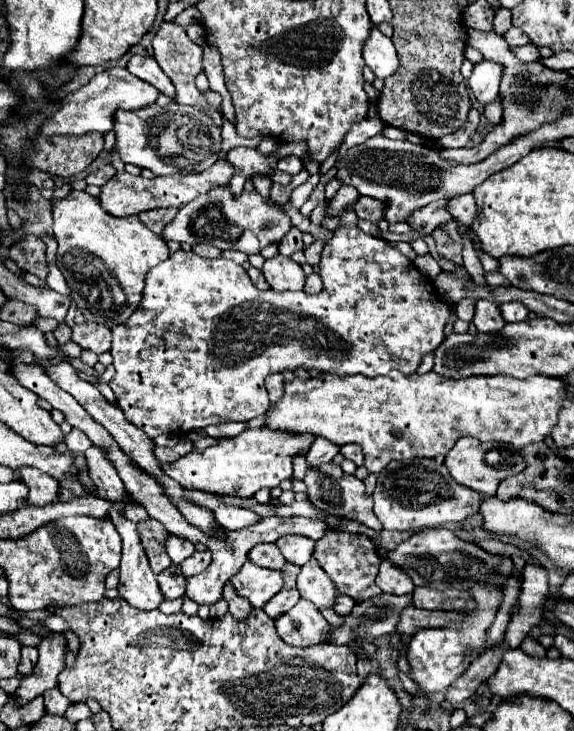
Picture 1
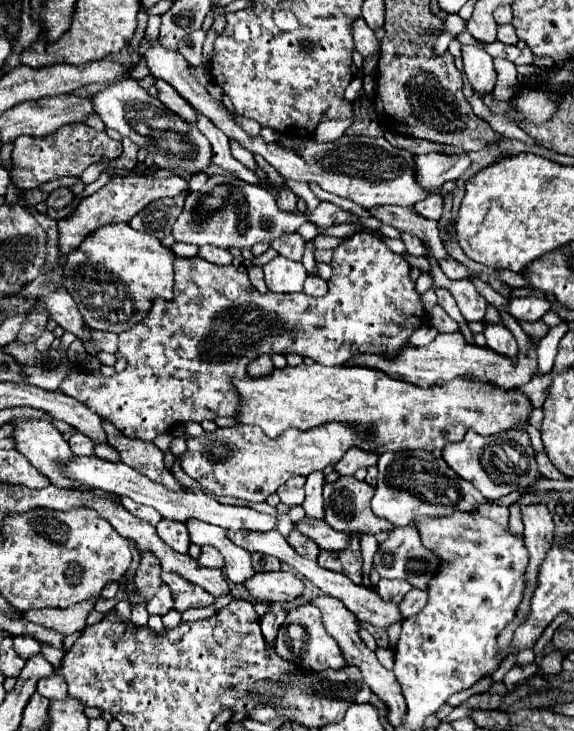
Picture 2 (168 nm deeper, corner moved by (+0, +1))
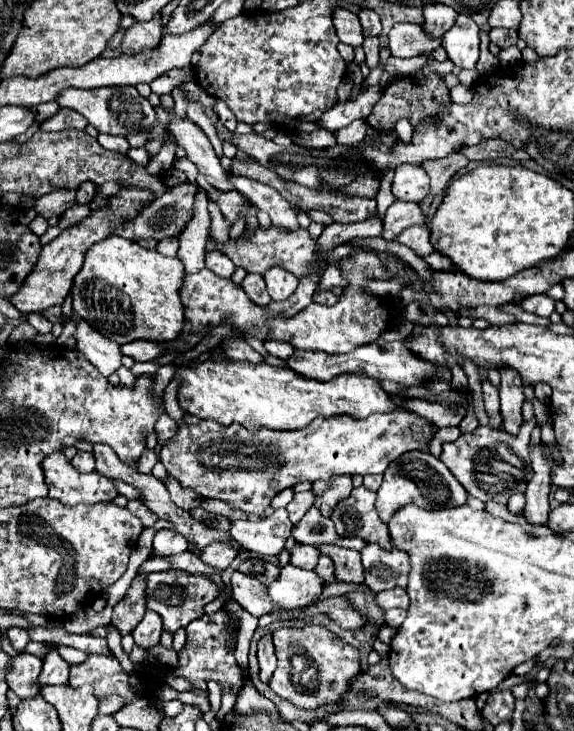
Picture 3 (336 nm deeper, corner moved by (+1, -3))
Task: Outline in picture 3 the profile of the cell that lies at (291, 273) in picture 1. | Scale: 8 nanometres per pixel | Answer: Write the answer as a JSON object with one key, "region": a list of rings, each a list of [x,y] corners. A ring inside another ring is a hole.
{"region":[[[269,269],[263,277],[265,277],[267,291],[273,301],[285,301],[297,289],[297,277],[293,277],[291,273],[285,273],[281,269]]]}

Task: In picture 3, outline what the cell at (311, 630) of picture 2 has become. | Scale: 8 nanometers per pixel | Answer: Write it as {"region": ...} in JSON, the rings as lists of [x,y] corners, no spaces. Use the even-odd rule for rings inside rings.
{"region":[[[307,625],[307,627],[279,627],[273,631],[273,645],[275,645],[275,657],[277,657],[277,669],[271,677],[271,691],[275,695],[279,695],[281,699],[287,699],[289,703],[293,703],[297,709],[317,709],[319,705],[327,705],[327,703],[341,703],[345,693],[351,687],[351,679],[355,675],[361,673],[361,655],[359,649],[355,649],[353,645],[343,643],[337,635],[333,635],[331,631],[327,631],[325,627],[317,627],[317,625]],[[295,657],[303,657],[303,671],[297,673],[293,671],[297,665],[293,663]]]}

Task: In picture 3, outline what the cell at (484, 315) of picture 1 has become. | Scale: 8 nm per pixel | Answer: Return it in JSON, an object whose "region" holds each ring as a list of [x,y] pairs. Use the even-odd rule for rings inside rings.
{"region":[[[505,369],[505,373],[501,373],[501,417],[503,417],[503,431],[509,435],[517,435],[519,427],[523,423],[521,417],[521,405],[525,401],[523,395],[523,385],[521,379],[517,377],[517,373]]]}

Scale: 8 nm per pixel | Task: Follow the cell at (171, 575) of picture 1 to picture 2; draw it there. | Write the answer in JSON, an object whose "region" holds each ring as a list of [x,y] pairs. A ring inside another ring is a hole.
{"region":[[[162,583],[162,587],[158,589],[158,593],[148,601],[148,611],[152,615],[166,615],[172,607],[174,607],[172,591],[170,591],[170,587],[166,583]]]}

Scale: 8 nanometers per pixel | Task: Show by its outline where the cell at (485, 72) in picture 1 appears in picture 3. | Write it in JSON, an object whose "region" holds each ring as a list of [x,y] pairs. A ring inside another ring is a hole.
{"region":[[[457,15],[451,29],[443,33],[441,47],[457,67],[475,69],[479,59],[479,27],[469,17]]]}

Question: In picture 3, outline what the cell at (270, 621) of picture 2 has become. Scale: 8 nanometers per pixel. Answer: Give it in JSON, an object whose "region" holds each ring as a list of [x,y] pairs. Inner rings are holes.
{"region":[[[265,635],[259,645],[257,645],[257,659],[259,659],[259,677],[263,683],[269,683],[273,671],[275,671],[275,663],[277,663],[277,657],[275,657],[275,649],[273,649],[273,643],[271,643],[271,635]]]}

